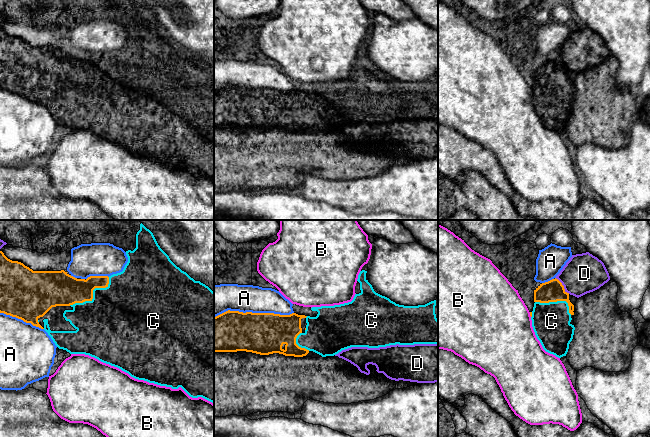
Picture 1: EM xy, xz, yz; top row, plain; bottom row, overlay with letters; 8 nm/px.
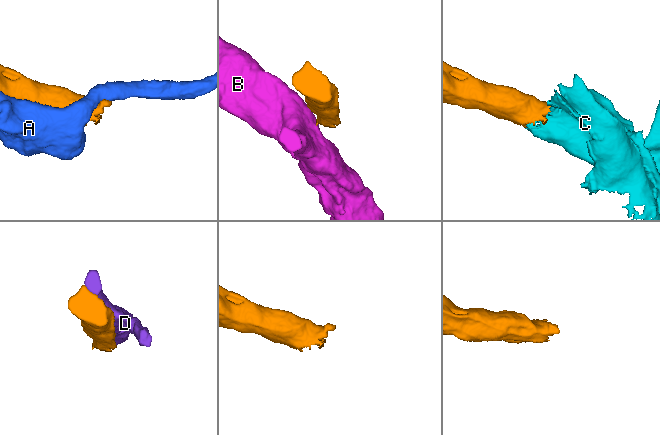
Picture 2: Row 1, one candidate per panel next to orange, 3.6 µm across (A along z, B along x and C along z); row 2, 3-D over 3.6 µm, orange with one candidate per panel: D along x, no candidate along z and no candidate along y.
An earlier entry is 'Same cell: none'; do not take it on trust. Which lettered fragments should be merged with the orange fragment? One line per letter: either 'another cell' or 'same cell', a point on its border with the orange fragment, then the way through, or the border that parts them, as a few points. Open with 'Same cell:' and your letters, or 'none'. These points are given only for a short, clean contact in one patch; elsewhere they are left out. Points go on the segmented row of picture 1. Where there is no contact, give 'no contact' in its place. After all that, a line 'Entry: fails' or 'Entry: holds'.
Same cell: C
A: another cell | xz (253, 313)
B: another cell | yz (530, 314) | along yz (529, 312), (531, 316)
C: same cell | xy (92, 295)
D: another cell | yz (563, 286)
Entry: fails

